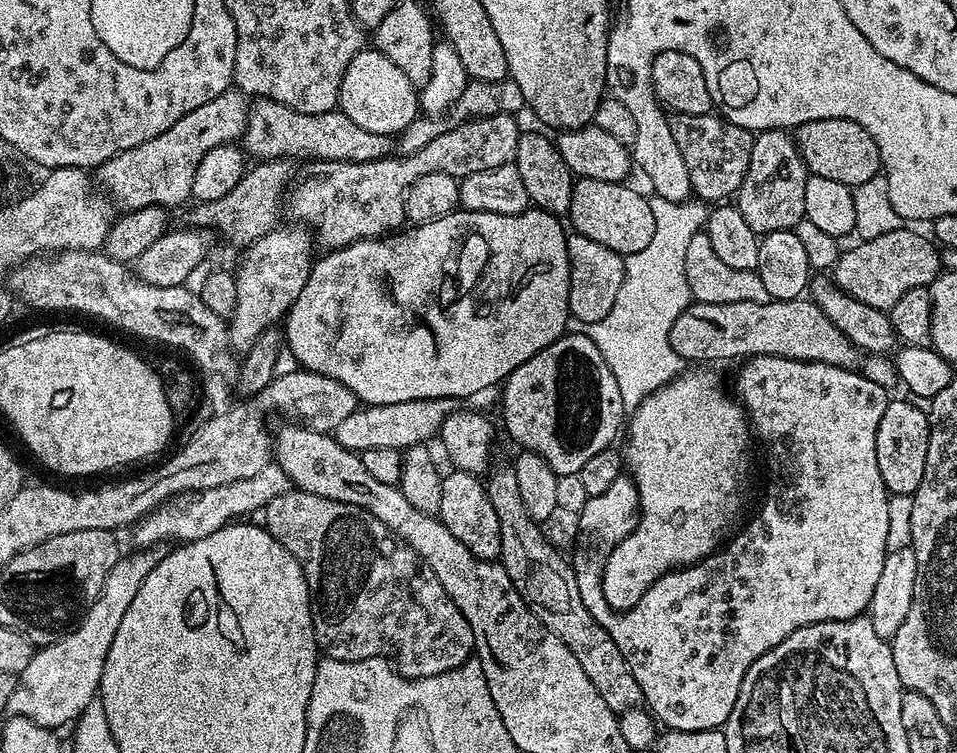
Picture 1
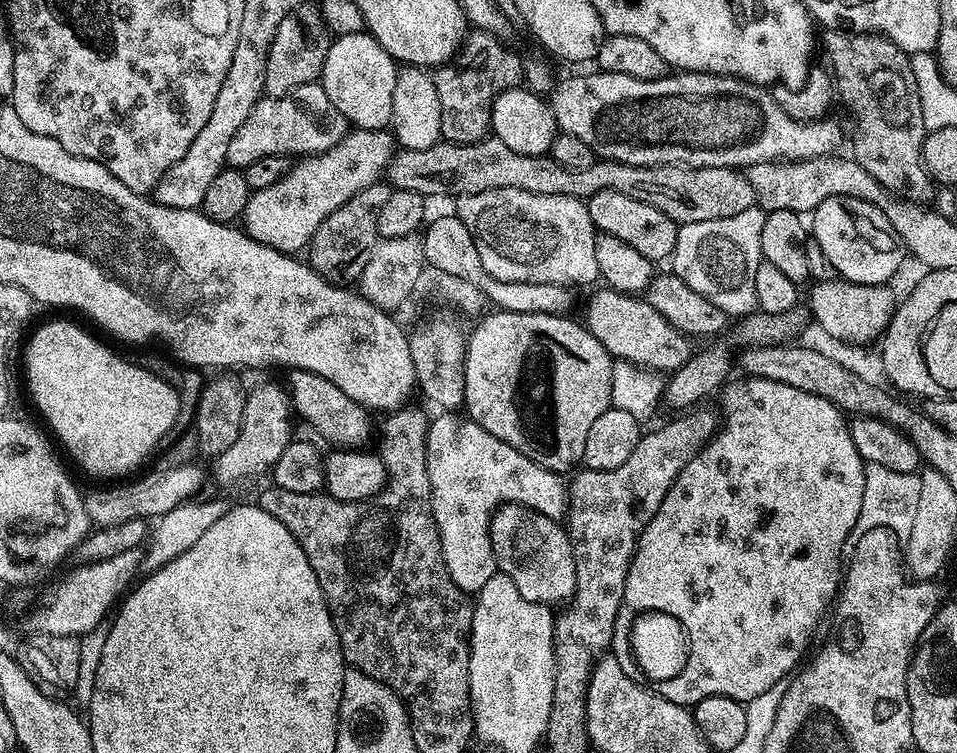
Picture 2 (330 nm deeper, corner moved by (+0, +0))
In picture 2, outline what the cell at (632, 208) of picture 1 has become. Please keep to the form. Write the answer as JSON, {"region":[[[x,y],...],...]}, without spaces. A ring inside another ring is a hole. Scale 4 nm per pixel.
{"region":[[[598,190],[598,194],[589,196],[588,213],[597,233],[619,238],[626,246],[638,250],[642,258],[653,262],[667,261],[676,245],[677,223],[671,220],[658,206],[649,206],[646,202],[638,202],[638,198],[630,198],[627,194],[618,194],[618,190]]]}

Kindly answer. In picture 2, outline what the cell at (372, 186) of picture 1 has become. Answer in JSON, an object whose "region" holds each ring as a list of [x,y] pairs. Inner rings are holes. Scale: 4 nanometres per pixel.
{"region":[[[485,32],[467,33],[463,51],[480,52],[469,64],[449,62],[431,73],[441,107],[441,137],[450,144],[473,144],[485,139],[492,126],[492,107],[506,90],[517,87],[524,76],[524,64],[505,41]]]}

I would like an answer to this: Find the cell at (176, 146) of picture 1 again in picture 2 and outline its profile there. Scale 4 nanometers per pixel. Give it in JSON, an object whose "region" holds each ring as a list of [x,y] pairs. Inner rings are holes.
{"region":[[[320,83],[303,84],[287,96],[261,98],[257,102],[230,141],[227,167],[243,170],[250,166],[250,162],[258,162],[258,158],[267,156],[303,158],[325,152],[338,143],[349,128],[338,106],[326,98],[326,90]]]}

